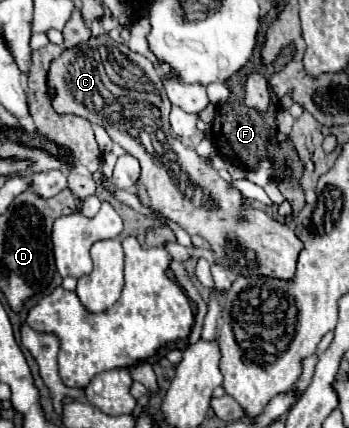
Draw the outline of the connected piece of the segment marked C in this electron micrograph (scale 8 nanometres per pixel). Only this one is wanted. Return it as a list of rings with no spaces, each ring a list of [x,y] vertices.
[[[107,34],[91,36],[87,42],[63,50],[63,54],[51,62],[47,72],[47,88],[51,92],[51,104],[57,112],[75,114],[89,120],[91,124],[103,126],[115,144],[137,156],[141,162],[141,176],[137,180],[137,196],[141,204],[179,224],[187,232],[201,232],[201,238],[211,244],[219,264],[227,272],[235,276],[269,276],[277,280],[293,280],[297,256],[301,252],[301,240],[297,238],[295,230],[291,226],[279,224],[261,210],[245,210],[243,196],[229,188],[227,180],[223,180],[203,158],[199,158],[193,148],[183,146],[179,138],[171,136],[171,102],[165,96],[157,68],[145,56],[129,50],[125,44],[115,42]]]

